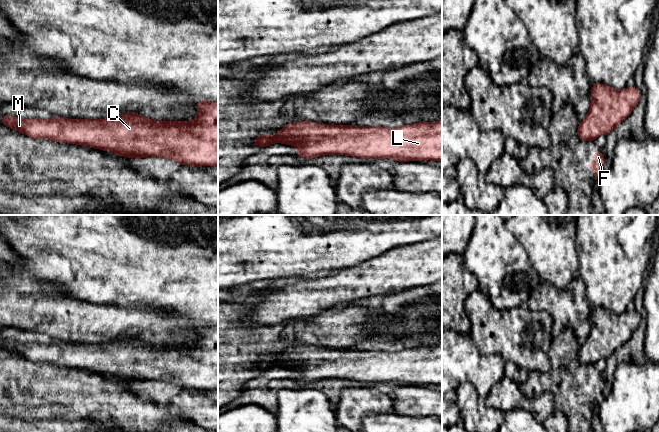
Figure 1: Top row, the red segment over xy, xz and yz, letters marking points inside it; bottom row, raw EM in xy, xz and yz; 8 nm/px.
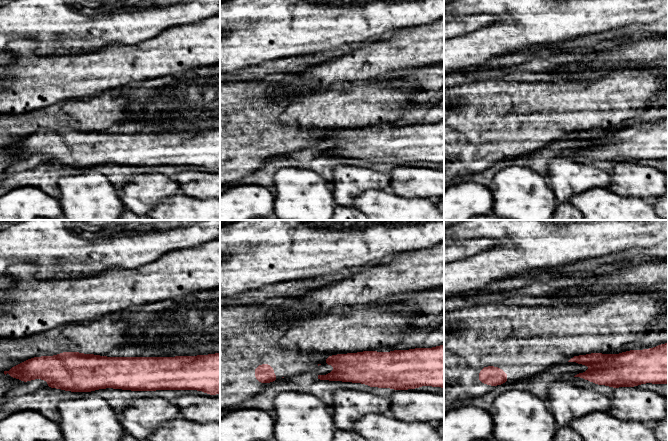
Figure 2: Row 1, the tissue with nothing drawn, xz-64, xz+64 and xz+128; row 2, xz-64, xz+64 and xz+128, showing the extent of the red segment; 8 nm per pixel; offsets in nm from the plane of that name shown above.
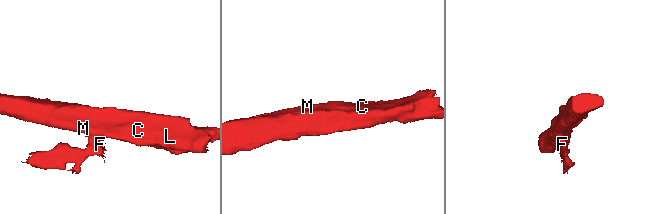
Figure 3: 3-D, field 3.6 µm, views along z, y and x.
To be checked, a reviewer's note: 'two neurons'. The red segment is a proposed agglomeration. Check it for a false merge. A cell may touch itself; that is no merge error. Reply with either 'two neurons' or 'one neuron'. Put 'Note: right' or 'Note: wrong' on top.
Note: right
two neurons

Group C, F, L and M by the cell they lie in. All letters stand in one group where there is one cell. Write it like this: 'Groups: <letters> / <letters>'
Groups: C L M / F

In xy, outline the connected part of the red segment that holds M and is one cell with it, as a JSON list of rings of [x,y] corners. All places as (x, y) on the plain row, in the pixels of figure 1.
[[[197,325],[195,329],[198,339],[192,345],[152,345],[133,335],[98,344],[64,341],[41,344],[3,340],[0,341],[0,345],[32,363],[78,368],[111,375],[116,380],[127,382],[163,381],[174,384],[180,389],[218,390],[218,326]]]

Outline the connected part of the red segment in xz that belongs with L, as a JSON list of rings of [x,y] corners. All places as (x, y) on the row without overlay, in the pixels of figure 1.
[[[442,344],[401,349],[398,352],[382,350],[325,349],[311,345],[287,347],[276,358],[278,367],[295,369],[296,380],[312,384],[323,379],[347,379],[359,382],[392,382],[397,386],[442,385]]]

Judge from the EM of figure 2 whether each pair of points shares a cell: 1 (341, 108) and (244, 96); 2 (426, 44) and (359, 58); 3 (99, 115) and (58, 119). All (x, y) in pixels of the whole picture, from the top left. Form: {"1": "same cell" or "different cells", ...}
{"1": "same cell", "2": "same cell", "3": "same cell"}

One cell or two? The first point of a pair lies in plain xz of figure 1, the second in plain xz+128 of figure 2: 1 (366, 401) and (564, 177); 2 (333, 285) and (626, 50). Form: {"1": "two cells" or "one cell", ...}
{"1": "one cell", "2": "one cell"}

